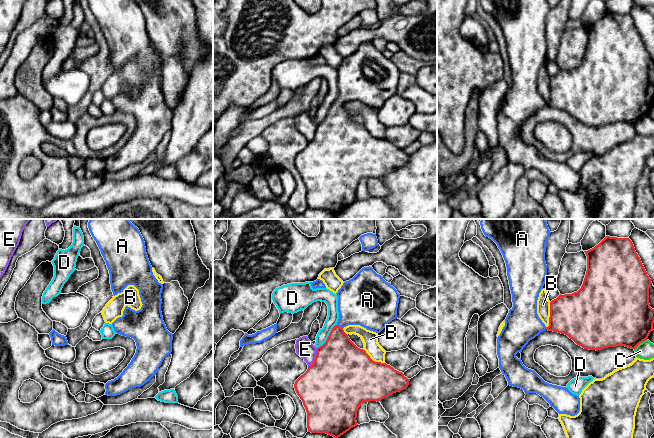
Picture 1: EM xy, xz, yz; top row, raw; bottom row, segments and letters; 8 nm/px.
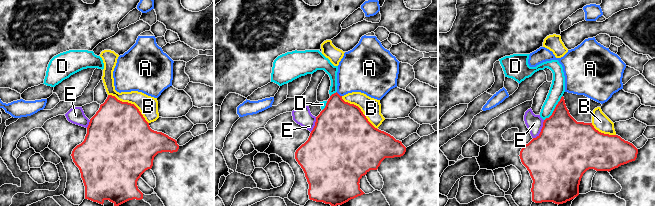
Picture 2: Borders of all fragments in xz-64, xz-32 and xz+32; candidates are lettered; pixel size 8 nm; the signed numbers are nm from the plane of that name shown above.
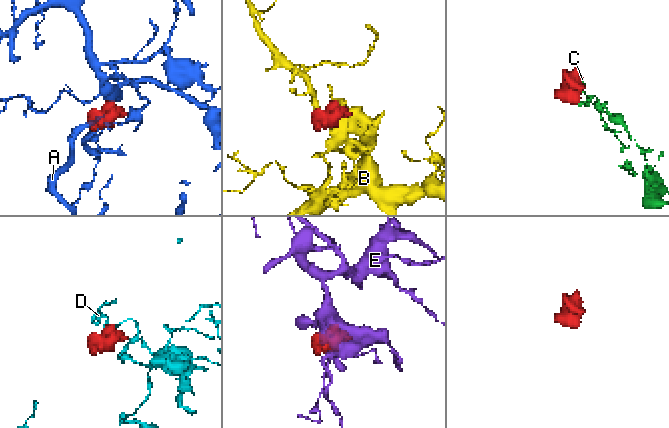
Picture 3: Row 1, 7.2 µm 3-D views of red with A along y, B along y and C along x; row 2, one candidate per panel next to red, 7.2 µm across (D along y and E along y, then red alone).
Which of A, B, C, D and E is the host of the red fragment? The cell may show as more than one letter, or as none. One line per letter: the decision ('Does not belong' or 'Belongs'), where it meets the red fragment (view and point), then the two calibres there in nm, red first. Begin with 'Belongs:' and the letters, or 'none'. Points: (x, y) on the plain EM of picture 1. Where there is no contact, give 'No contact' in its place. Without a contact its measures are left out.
Belongs: A
A: Belongs. Touches red at xz (340, 103). Thickness 340 nm (red) against 360 nm
B: Does not belong. Touches red at yz (550, 91). Thickness 380 nm (red) against 110 nm
C: Does not belong. Touches red at yz (640, 118). Thickness 460 nm (red) against 140 nm
D: Does not belong. Touches red at xz (328, 113). Thickness 420 nm (red) against 100 nm
E: Does not belong. Touches red at xz (315, 134). Thickness 500 nm (red) against 150 nm

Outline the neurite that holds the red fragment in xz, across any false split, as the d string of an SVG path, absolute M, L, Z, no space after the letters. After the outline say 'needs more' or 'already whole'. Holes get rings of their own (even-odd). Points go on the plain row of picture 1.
M372 43L362 44L352 55L343 59L336 69L338 72L339 95L332 104L326 118L317 124L315 136L294 160L297 171L307 188L307 204L311 209L326 209L338 214L357 202L357 187L363 178L377 177L406 165L410 155L390 141L373 137L365 126L358 124L344 108L348 101L360 101L367 106L380 109L388 99L397 94L400 70Z; needs more

